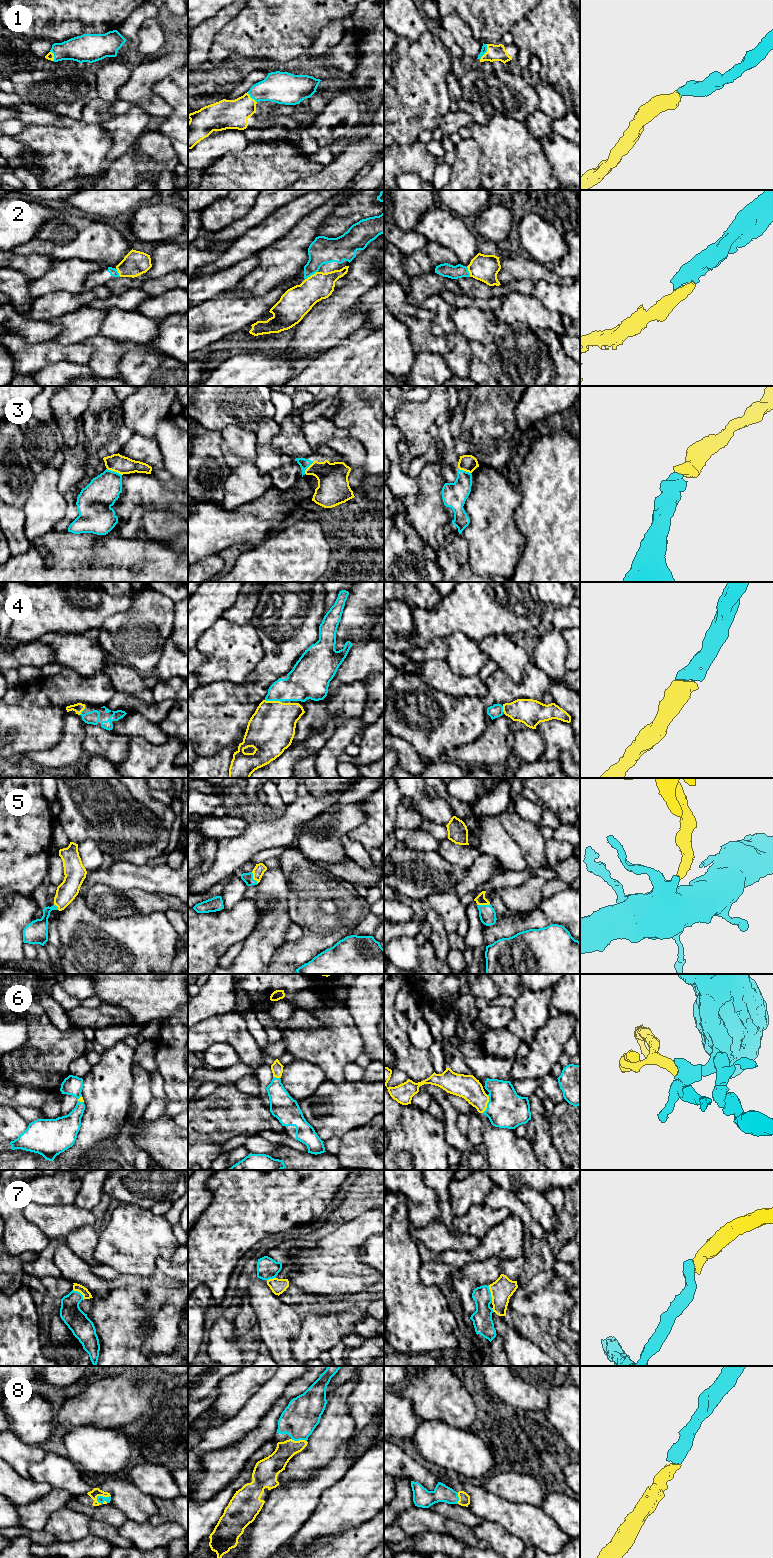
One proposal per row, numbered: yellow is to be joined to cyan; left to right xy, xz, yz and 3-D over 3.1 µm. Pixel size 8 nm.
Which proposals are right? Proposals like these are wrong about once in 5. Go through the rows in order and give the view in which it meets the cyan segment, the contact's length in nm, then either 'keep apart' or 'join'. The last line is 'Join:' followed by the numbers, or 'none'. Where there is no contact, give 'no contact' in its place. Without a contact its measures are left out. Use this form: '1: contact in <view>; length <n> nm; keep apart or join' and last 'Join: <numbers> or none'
1: contact in yz; length 140 nm; join
2: contact in xz; length 120 nm; join
3: contact in xy; length 130 nm; join
4: contact in xz; length 130 nm; join
5: contact in xz; length 110 nm; join
6: contact in yz; length 150 nm; join
7: contact in yz; length 140 nm; join
8: contact in xy; length 130 nm; join
Join: 1, 2, 3, 4, 5, 6, 7, 8

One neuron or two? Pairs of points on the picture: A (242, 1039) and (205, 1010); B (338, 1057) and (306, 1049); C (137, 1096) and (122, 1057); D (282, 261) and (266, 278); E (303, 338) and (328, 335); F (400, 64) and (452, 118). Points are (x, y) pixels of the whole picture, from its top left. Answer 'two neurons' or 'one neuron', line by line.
A: two neurons
B: one neuron
C: two neurons
D: one neuron
E: one neuron
F: two neurons

